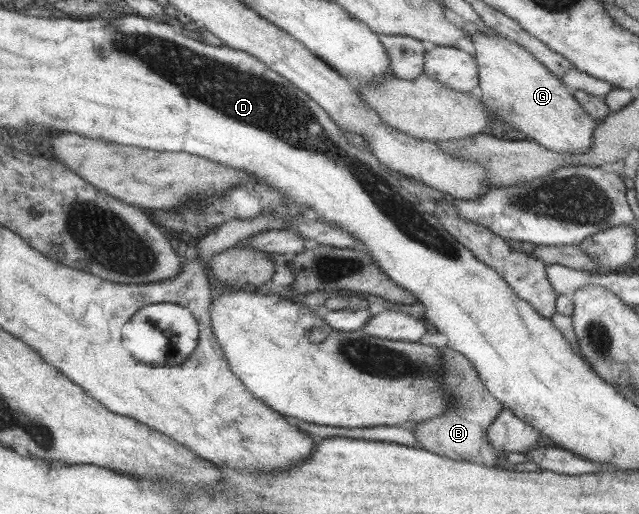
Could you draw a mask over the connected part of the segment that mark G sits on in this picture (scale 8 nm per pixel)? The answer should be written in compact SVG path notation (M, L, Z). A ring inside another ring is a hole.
M475 32L470 36L474 45L474 58L477 66L478 85L476 91L481 91L483 99L481 103L493 115L496 120L507 123L511 127L523 133L528 140L535 141L538 145L554 152L571 152L578 154L591 147L591 139L595 127L599 121L593 120L583 112L583 109L572 96L572 90L565 87L564 83L557 79L540 61L537 61L531 53L518 43L509 41L497 33L484 34Z

